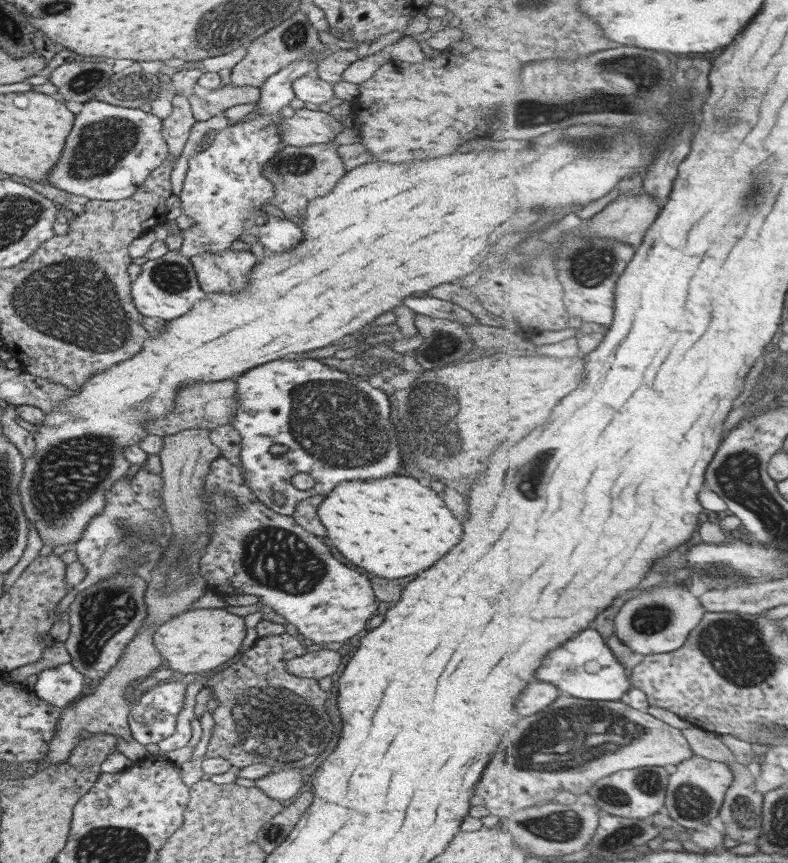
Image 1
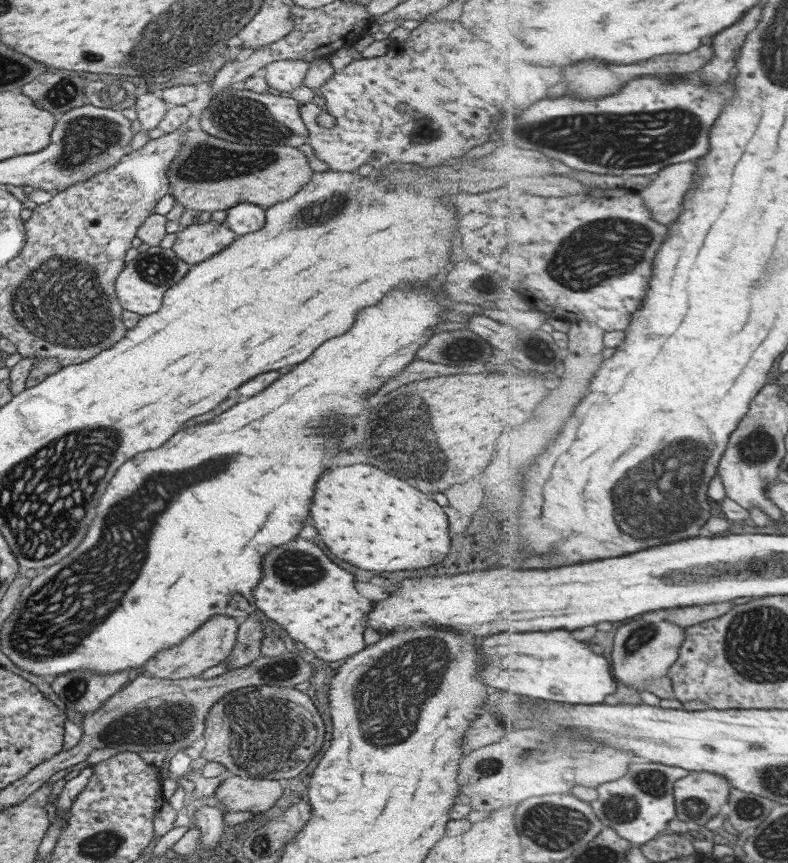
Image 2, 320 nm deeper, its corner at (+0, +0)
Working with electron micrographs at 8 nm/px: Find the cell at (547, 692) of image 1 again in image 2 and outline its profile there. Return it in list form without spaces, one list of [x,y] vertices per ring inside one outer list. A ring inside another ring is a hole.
[[[491,710],[484,711],[481,716],[473,720],[470,728],[465,732],[461,749],[468,755],[473,750],[500,741],[508,730],[516,731],[520,728],[516,728],[514,724],[514,728],[510,729],[508,724],[503,724]]]

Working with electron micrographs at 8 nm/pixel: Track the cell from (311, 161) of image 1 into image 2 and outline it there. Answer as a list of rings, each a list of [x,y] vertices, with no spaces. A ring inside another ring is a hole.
[[[190,126],[185,130],[177,157],[170,163],[166,176],[170,185],[170,194],[175,202],[184,209],[213,213],[228,211],[241,202],[251,202],[262,208],[274,206],[296,194],[303,184],[306,184],[314,174],[306,155],[292,145],[243,145],[228,142],[218,137],[210,136],[202,128]]]

